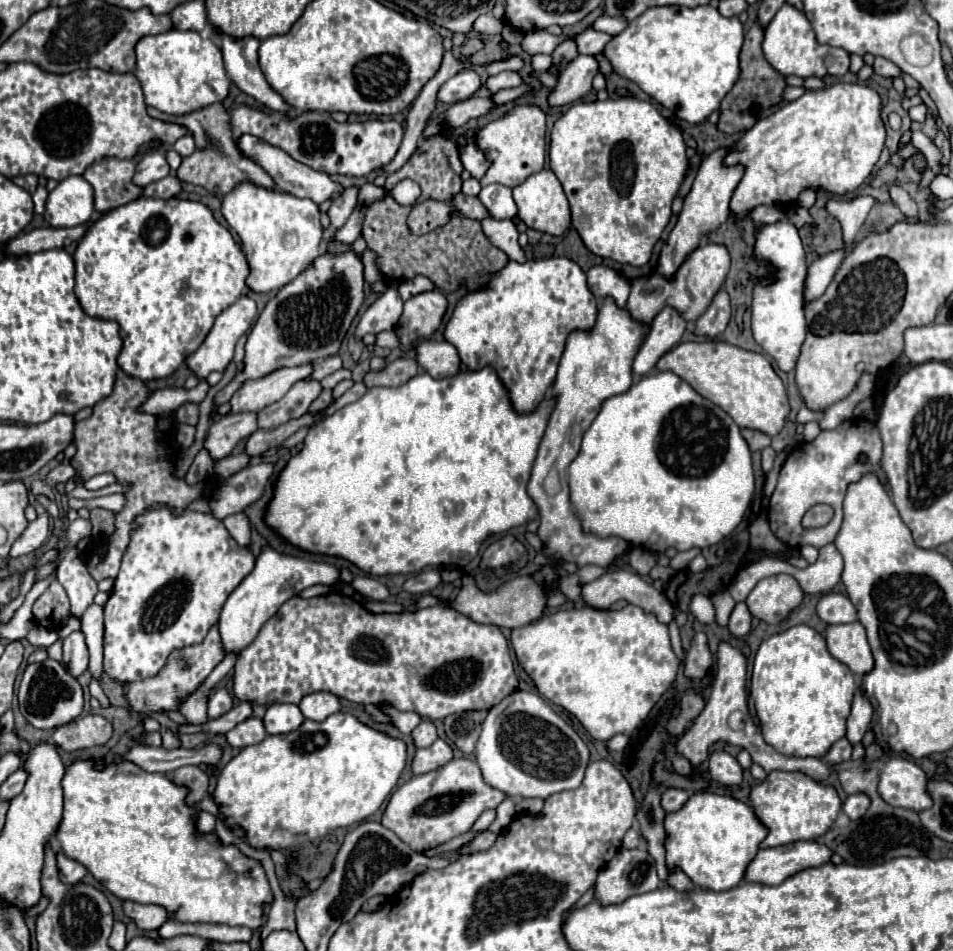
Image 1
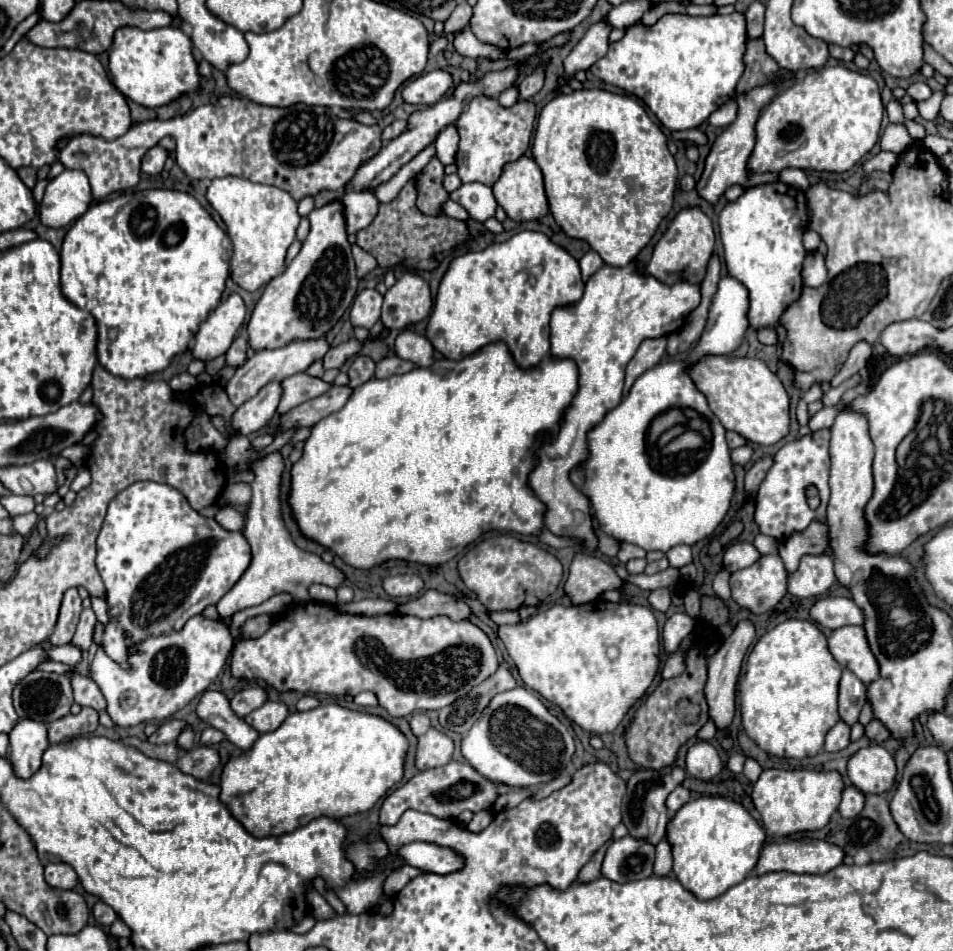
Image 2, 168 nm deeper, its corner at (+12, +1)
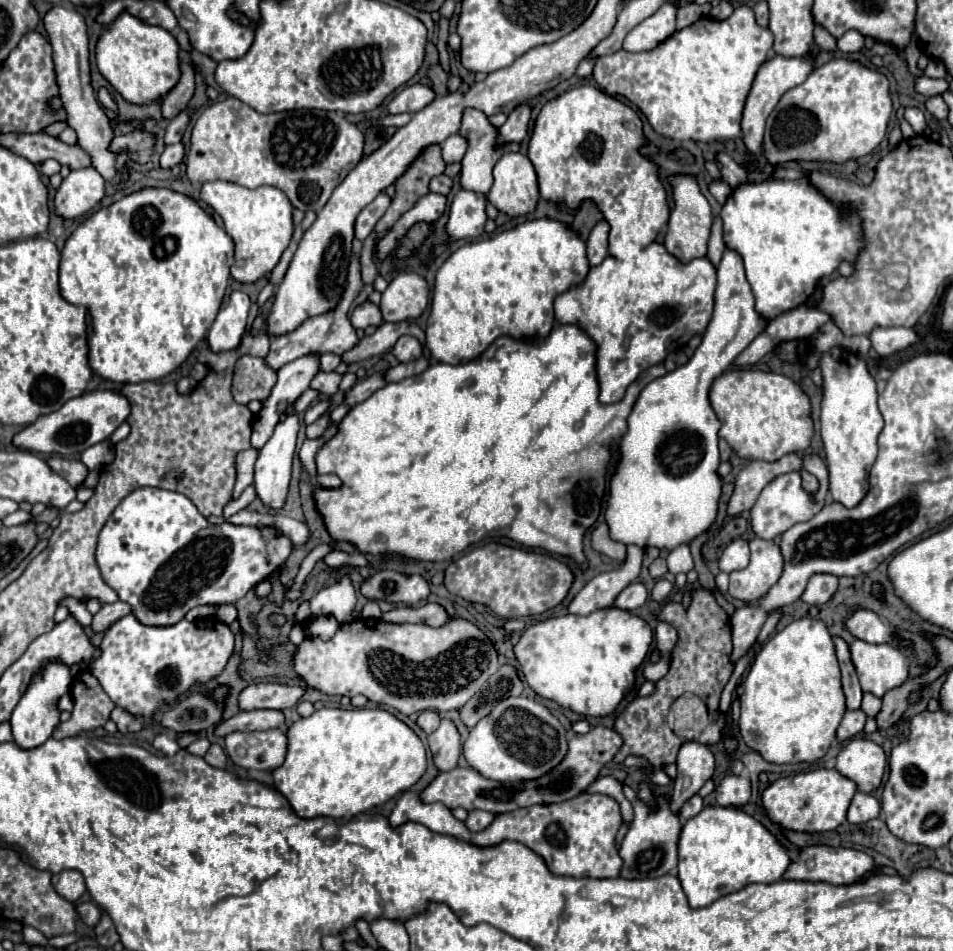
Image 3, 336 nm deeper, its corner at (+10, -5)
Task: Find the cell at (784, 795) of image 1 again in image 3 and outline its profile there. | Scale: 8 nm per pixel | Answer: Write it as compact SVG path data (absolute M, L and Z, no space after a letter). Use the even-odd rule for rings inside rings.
M816 769L798 773L794 777L782 777L768 785L762 793L762 805L772 823L804 833L832 831L846 819L846 809L856 793L856 783L840 775L836 769Z

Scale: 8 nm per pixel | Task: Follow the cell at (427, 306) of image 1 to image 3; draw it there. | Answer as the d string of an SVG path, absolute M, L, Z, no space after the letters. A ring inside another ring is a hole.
M400 273L382 293L380 311L386 323L418 319L428 307L430 289L422 275Z

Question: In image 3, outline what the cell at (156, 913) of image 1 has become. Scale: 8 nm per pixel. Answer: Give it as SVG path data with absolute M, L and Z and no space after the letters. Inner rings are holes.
M82 903L76 911L78 911L78 915L82 917L82 921L88 927L96 927L98 921L100 921L100 917L102 917L102 911L94 903Z

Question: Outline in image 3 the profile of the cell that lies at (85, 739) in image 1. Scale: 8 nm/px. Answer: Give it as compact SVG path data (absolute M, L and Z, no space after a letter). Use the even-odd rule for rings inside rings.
M88 669L80 671L72 679L70 695L74 699L72 717L64 723L58 723L52 735L54 739L66 739L82 731L104 727L104 723L110 719L110 711L114 709L114 703L108 699L98 679Z

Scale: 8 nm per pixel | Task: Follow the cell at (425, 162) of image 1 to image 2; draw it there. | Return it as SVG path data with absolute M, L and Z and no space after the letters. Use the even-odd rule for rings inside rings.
M410 181L408 185L402 187L402 191L398 193L398 197L394 201L380 205L376 219L356 235L358 237L356 245L360 245L370 255L374 255L374 259L378 261L378 267L382 267L382 269L394 267L398 263L398 249L404 249L404 253L400 255L400 261L404 261L406 267L432 271L438 265L432 259L434 249L446 249L446 245L448 245L448 249L452 249L456 243L462 243L468 239L468 229L466 229L464 221L450 219L446 215L436 215L436 217L424 215L418 211L414 201L416 201L414 181Z

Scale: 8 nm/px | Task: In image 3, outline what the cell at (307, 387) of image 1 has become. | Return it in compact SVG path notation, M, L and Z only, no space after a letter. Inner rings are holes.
M332 371L332 373L318 373L318 375L312 379L310 387L312 387L312 389L316 389L320 395L332 397L332 395L336 395L336 393L338 393L340 379L342 379L342 375L334 373L334 371Z

